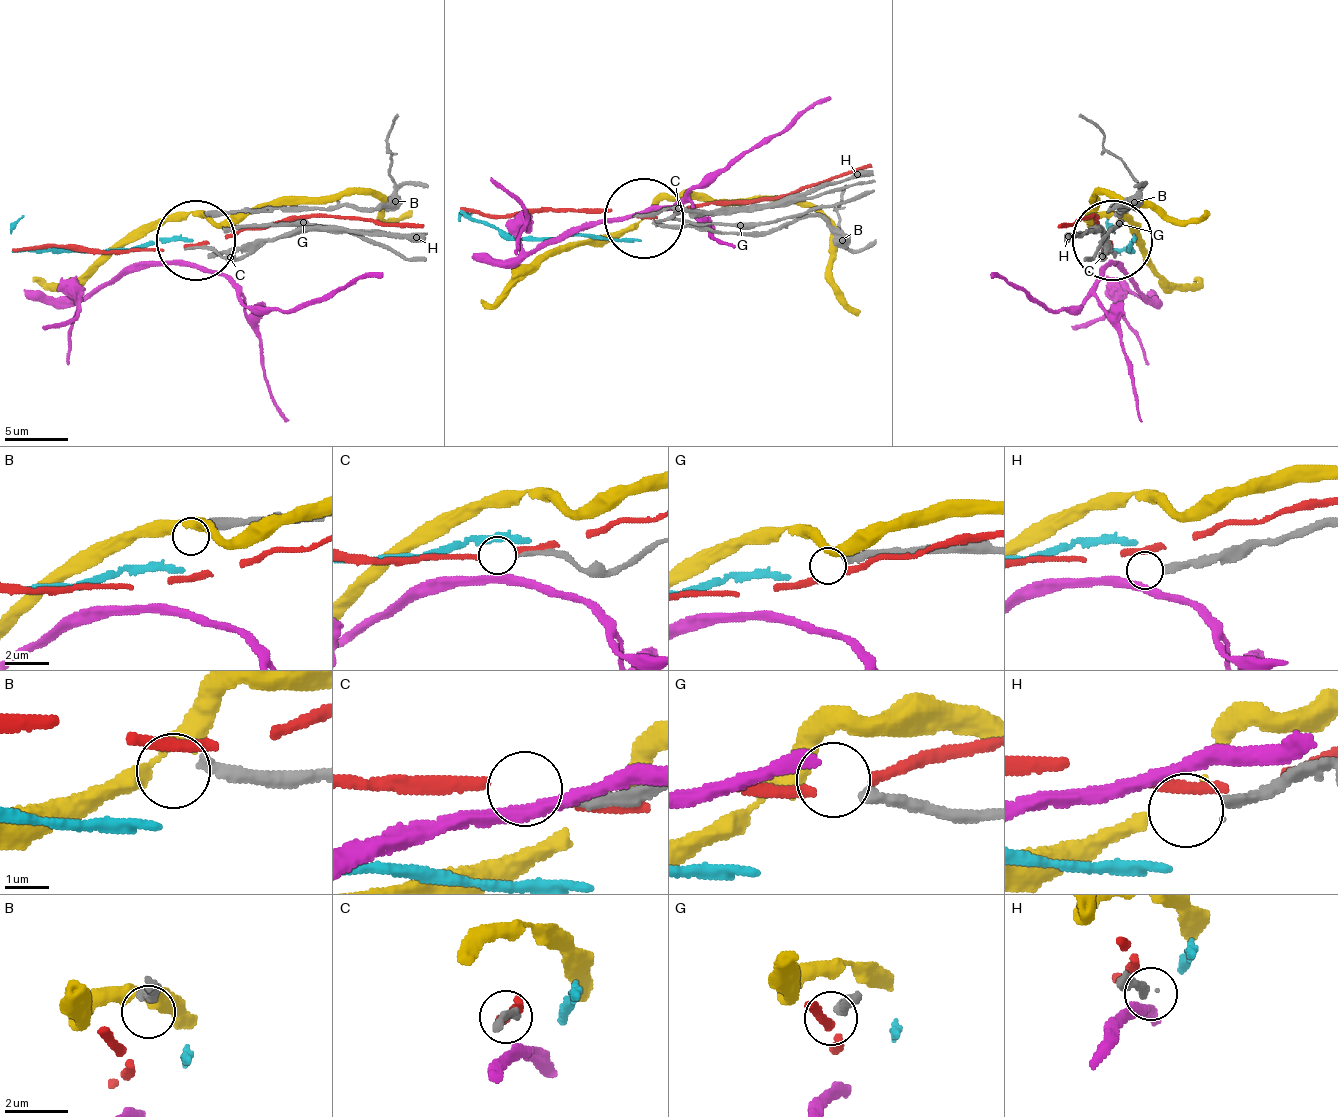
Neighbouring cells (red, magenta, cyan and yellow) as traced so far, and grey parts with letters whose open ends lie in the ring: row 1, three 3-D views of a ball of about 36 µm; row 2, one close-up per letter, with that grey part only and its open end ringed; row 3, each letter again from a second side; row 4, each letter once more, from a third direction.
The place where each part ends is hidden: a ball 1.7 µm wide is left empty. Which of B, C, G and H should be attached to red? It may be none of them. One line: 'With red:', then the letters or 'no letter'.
With red: no letter

